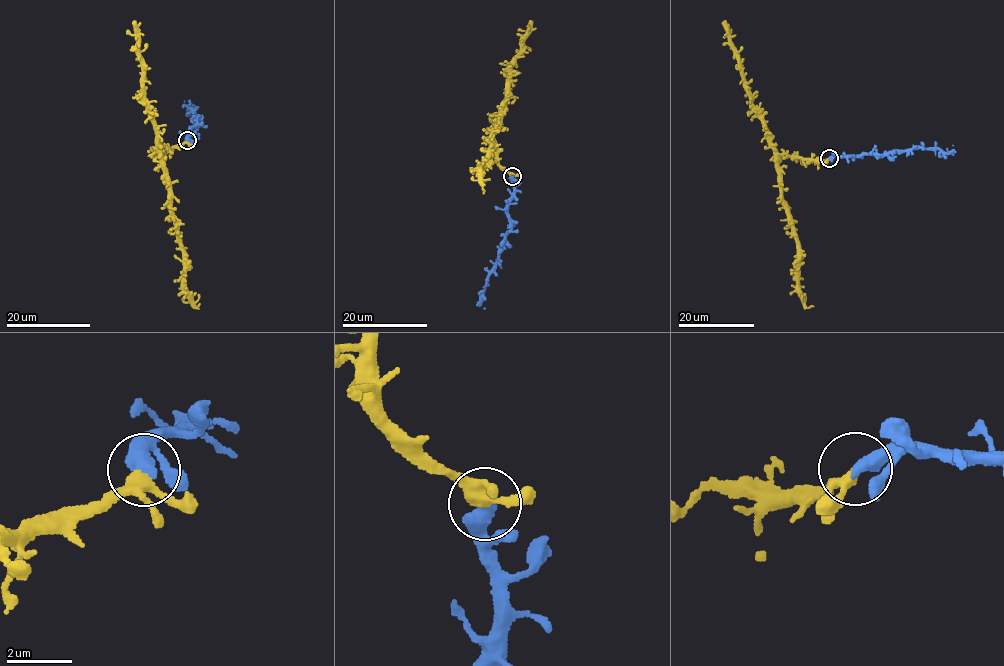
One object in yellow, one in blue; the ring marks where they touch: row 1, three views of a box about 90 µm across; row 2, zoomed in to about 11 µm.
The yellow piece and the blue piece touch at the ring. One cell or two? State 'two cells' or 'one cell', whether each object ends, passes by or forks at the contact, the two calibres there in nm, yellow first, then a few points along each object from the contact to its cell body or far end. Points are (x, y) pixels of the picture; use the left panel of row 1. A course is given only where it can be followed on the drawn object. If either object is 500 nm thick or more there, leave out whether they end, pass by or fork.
one cell; yellow forks there; blue ends there; 280 nm thick on the yellow side, 480 nm on the other; yellow runs (187, 140), (158, 152), (181, 245), (184, 292), (189, 302), (197, 308), (199, 304); blue runs (187, 140), (194, 133), (191, 128), (198, 123), (193, 115), (193, 110), (189, 107), (188, 110), (194, 105)

